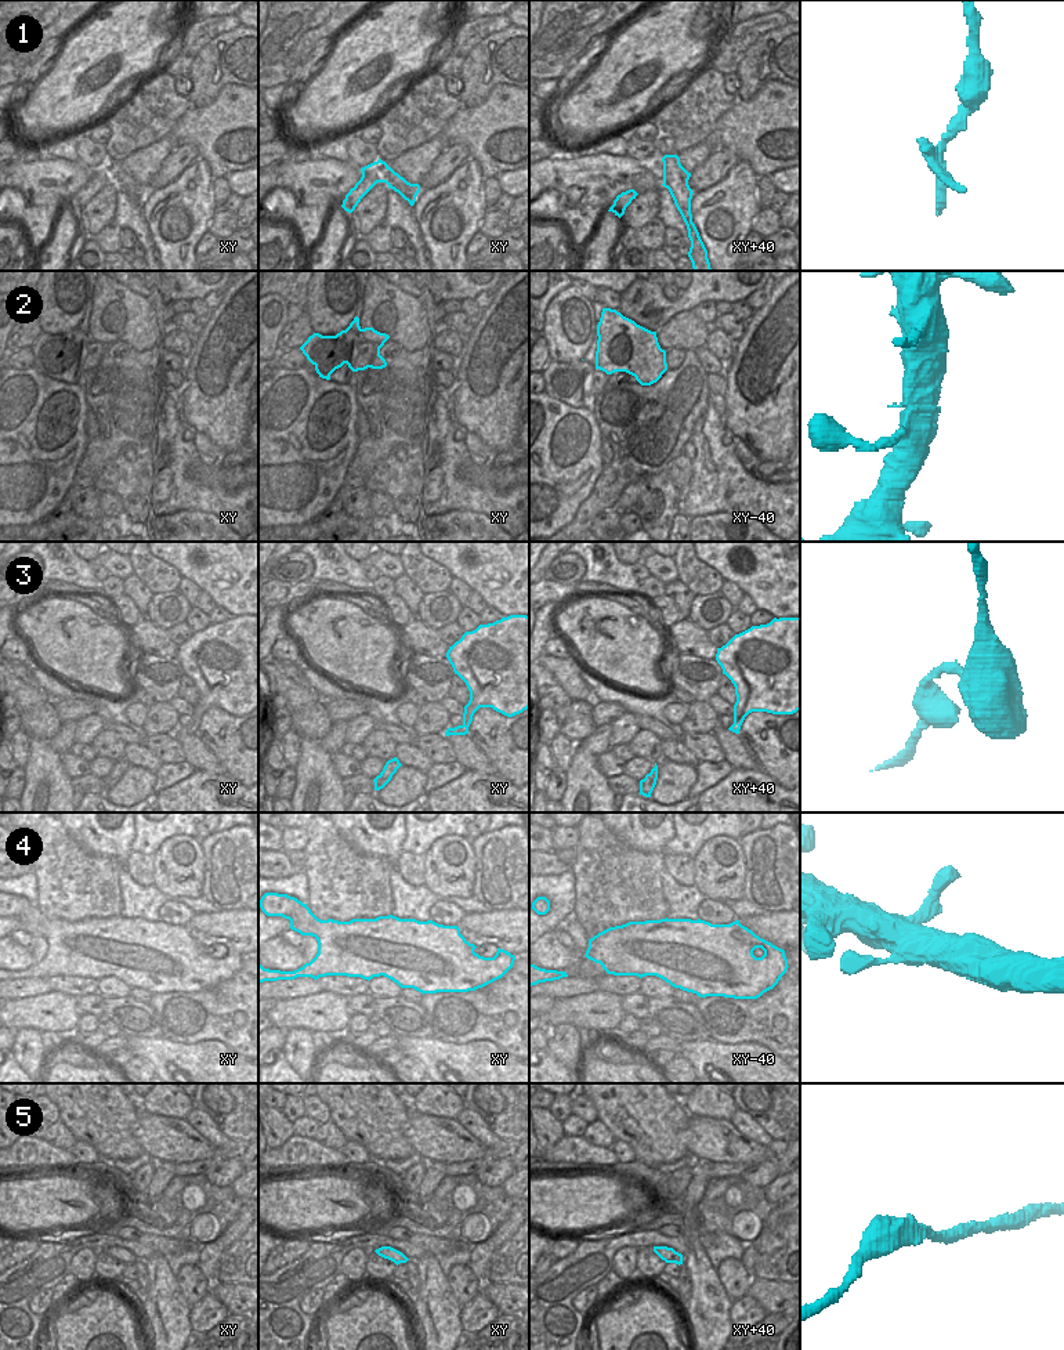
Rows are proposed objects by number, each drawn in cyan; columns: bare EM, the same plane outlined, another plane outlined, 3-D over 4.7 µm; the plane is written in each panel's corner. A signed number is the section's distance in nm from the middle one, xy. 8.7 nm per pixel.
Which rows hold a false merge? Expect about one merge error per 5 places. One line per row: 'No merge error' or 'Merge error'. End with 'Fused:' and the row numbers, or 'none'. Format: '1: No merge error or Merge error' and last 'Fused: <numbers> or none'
1: No merge error
2: No merge error
3: No merge error
4: No merge error
5: No merge error
Fused: none

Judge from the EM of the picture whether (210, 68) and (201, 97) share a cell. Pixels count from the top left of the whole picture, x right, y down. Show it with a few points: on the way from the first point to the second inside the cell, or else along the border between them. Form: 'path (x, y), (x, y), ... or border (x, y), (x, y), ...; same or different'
path (207, 75), (205, 90); same

